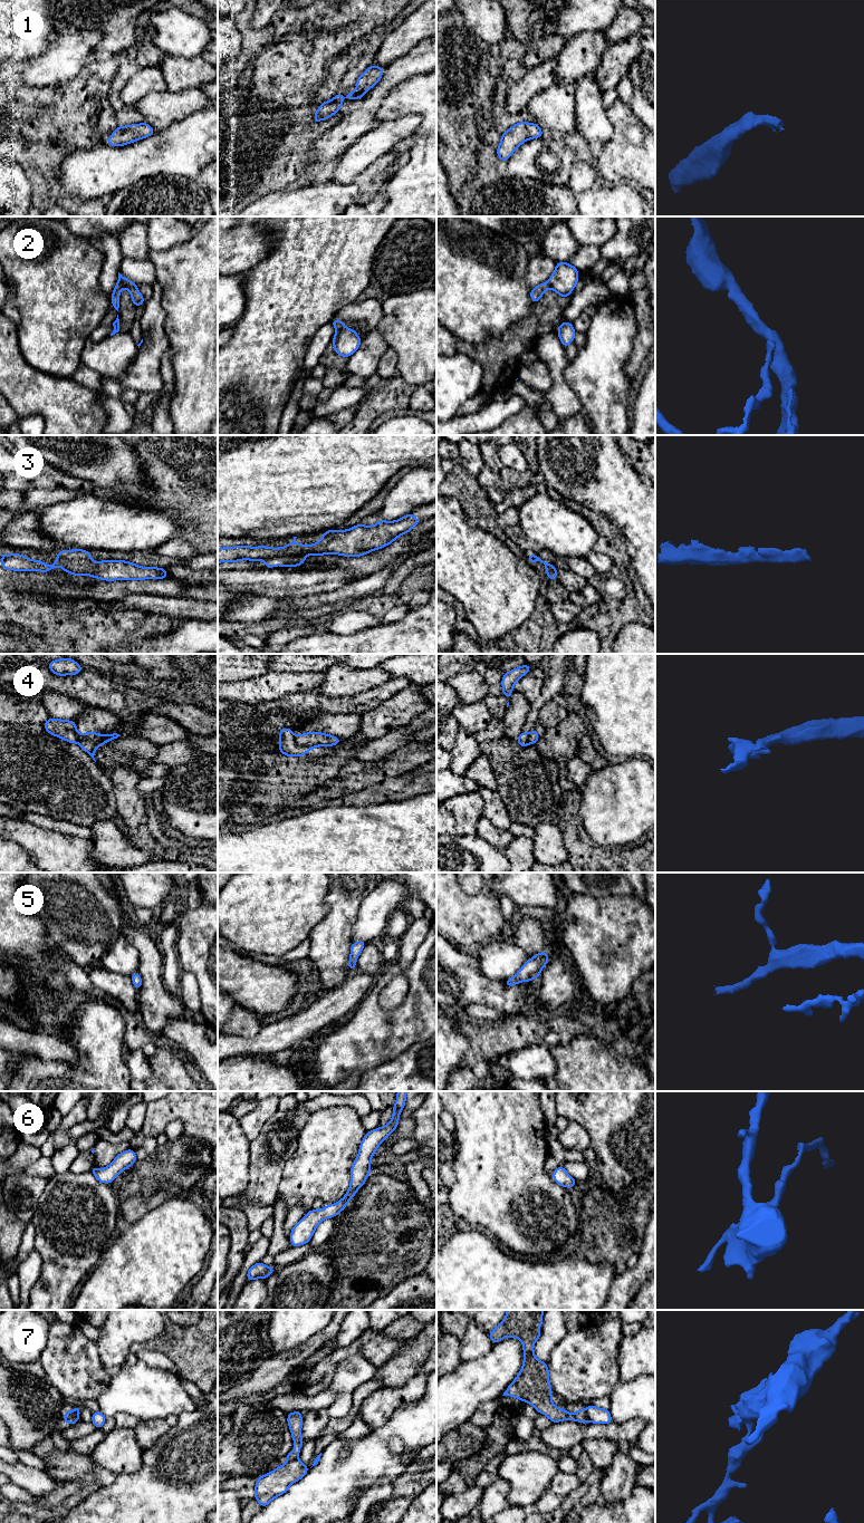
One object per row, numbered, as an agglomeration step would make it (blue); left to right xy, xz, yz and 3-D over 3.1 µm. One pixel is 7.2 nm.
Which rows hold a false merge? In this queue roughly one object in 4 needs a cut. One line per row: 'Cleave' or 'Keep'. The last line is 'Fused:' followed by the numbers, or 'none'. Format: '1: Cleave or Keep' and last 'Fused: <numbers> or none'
1: Keep
2: Cleave
3: Keep
4: Cleave
5: Keep
6: Keep
7: Cleave
Fused: 2, 4, 7

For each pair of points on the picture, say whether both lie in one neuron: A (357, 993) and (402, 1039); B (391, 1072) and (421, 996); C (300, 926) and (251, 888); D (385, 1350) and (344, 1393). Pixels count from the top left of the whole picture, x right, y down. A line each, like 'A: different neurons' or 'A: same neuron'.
A: different neurons
B: different neurons
C: same neuron
D: different neurons

